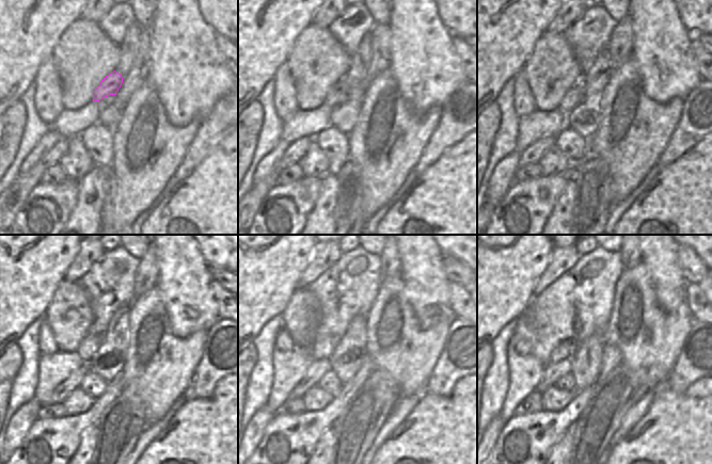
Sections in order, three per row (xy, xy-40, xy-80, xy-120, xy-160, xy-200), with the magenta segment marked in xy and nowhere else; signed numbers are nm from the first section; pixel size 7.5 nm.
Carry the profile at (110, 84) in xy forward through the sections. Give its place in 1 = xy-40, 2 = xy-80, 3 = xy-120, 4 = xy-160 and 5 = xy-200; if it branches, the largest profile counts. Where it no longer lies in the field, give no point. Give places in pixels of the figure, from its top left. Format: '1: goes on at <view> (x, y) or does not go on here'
1: goes on at xy-40 (337, 94)
2: goes on at xy-80 (572, 97)
3: goes on at xy-120 (89, 345)
4: goes on at xy-160 (322, 348)
5: goes on at xy-200 (566, 349)

